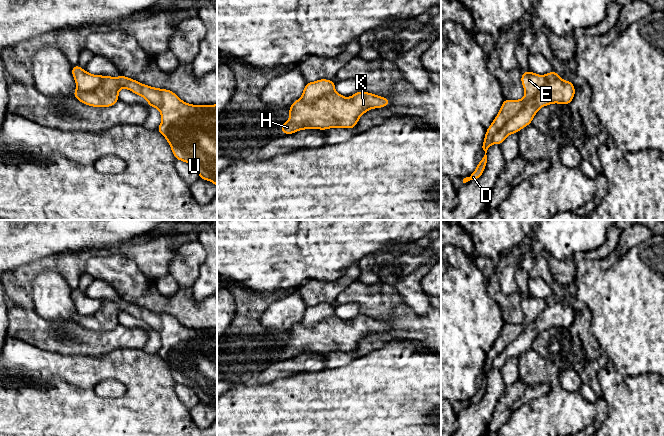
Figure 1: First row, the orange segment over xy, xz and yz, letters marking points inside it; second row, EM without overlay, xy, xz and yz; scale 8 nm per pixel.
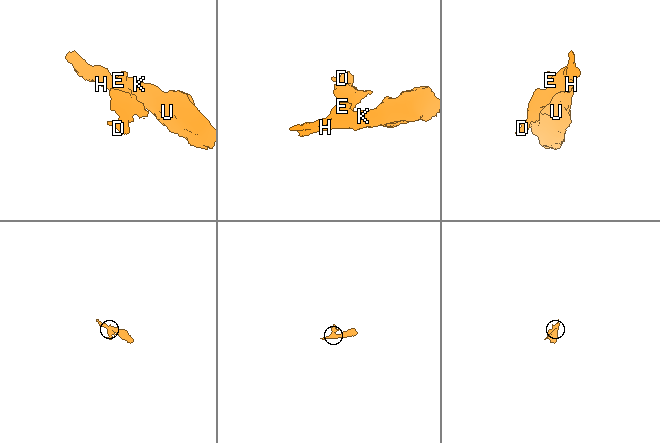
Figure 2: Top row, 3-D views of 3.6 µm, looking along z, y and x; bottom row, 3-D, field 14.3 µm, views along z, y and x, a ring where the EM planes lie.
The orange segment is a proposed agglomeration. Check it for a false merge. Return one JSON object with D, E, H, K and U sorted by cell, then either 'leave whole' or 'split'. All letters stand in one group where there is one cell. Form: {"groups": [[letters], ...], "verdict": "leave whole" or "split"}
{"groups": [["D", "E"], ["H", "K", "U"]], "verdict": "split"}

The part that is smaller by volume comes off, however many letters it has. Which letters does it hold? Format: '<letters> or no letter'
D, E

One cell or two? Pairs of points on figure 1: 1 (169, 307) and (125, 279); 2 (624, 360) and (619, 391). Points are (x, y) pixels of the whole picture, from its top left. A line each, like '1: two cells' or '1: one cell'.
1: one cell
2: two cells

